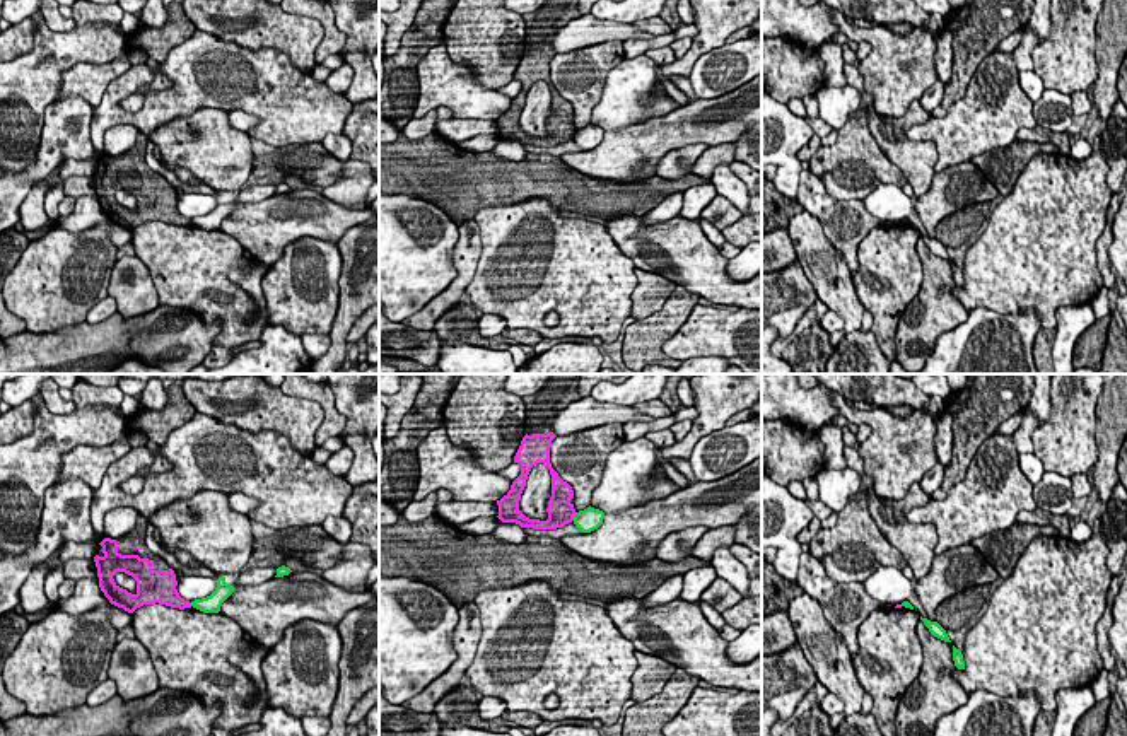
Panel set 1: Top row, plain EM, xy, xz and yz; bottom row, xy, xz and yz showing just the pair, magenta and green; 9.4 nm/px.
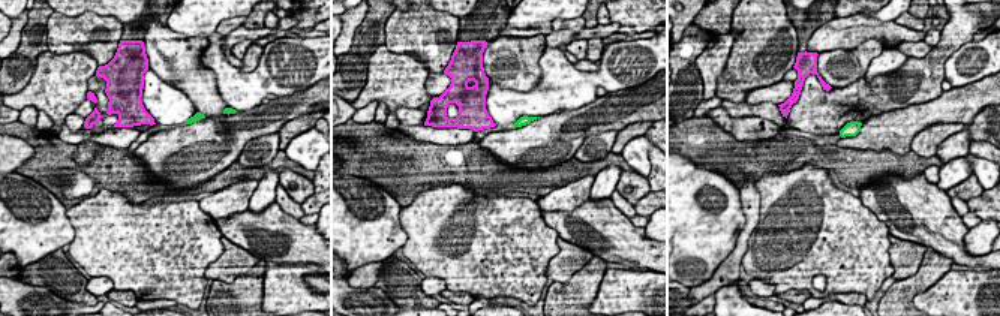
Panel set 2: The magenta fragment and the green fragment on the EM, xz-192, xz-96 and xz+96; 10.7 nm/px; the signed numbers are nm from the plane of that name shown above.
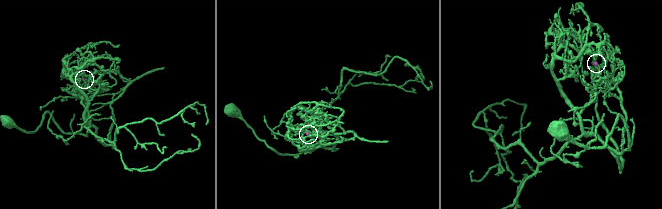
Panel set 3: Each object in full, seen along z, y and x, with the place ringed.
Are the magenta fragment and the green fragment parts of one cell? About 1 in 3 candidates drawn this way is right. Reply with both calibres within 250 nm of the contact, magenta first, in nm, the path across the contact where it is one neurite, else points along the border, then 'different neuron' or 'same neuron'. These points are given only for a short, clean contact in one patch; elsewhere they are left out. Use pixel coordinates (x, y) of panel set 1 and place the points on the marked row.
240 nm thick on the magenta side, 220 nm on the other; border along xz (576, 513), (572, 519); different neuron

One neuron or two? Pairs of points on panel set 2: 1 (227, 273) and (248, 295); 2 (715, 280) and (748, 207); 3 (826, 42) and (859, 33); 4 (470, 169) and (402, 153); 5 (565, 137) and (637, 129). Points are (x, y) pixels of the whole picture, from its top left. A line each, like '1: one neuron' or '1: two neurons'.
1: two neurons
2: one neuron
3: one neuron
4: one neuron
5: two neurons

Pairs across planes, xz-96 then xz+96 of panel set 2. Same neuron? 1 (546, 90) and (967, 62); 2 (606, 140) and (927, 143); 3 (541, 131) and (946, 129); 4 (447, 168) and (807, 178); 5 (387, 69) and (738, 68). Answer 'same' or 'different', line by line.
1: same
2: same
3: different
4: different
5: different

